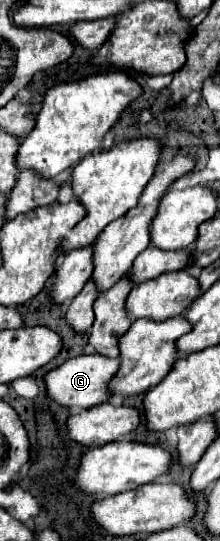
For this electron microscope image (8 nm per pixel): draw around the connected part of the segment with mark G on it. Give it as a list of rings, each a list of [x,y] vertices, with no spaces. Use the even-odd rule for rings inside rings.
[[[80,355],[74,359],[68,359],[64,365],[60,365],[58,369],[52,369],[46,375],[46,387],[48,387],[48,395],[64,405],[64,407],[72,407],[72,409],[92,409],[100,403],[106,403],[112,393],[108,389],[108,383],[112,381],[112,377],[116,375],[116,371],[120,369],[120,359],[110,359],[104,355]]]

